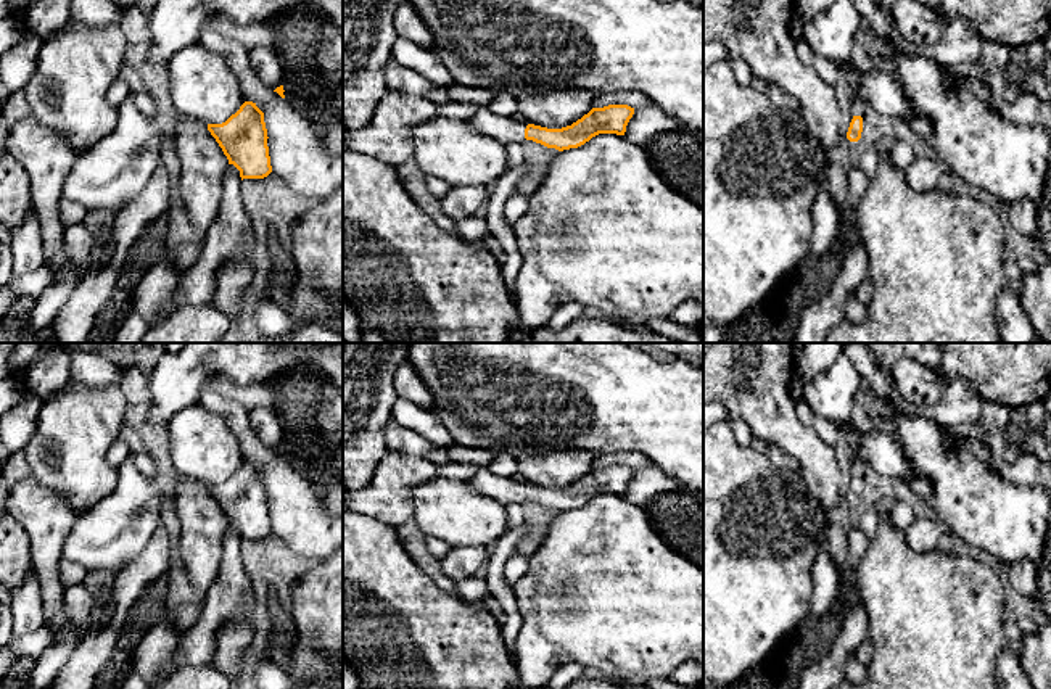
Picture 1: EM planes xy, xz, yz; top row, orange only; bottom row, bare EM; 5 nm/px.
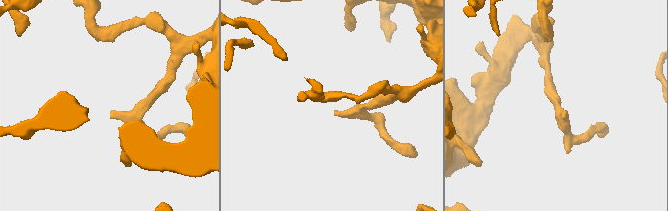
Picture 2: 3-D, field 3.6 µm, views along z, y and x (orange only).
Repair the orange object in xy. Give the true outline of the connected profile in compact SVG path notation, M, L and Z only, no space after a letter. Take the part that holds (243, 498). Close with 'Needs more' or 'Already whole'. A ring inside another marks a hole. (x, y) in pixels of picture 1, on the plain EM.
M253 462L222 485L208 485L229 525L240 531L243 539L264 539L272 533L264 473Z. Already whole

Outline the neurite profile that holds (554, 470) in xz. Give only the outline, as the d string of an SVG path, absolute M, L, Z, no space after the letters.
M584 449L525 454L517 459L518 473L528 485L562 489L571 486L592 470L594 456Z

